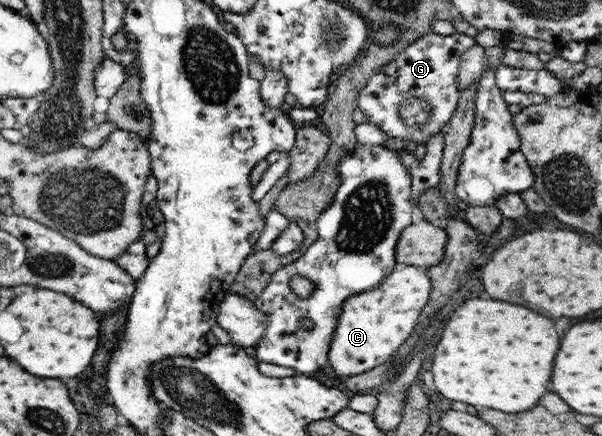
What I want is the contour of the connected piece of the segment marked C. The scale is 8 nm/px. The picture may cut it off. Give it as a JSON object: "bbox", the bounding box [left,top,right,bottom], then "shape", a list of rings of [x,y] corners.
{"bbox":[329,265,431,377],"shape":[[[397,265],[373,290],[349,296],[341,306],[341,314],[337,316],[338,326],[329,350],[329,364],[335,373],[351,377],[388,362],[405,345],[411,334],[414,334],[421,310],[429,302],[429,294],[431,279],[425,274],[424,267]]]}

